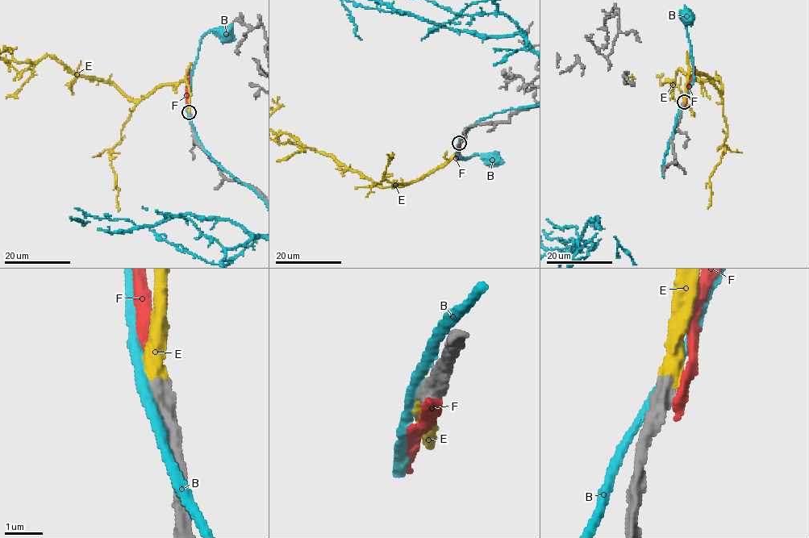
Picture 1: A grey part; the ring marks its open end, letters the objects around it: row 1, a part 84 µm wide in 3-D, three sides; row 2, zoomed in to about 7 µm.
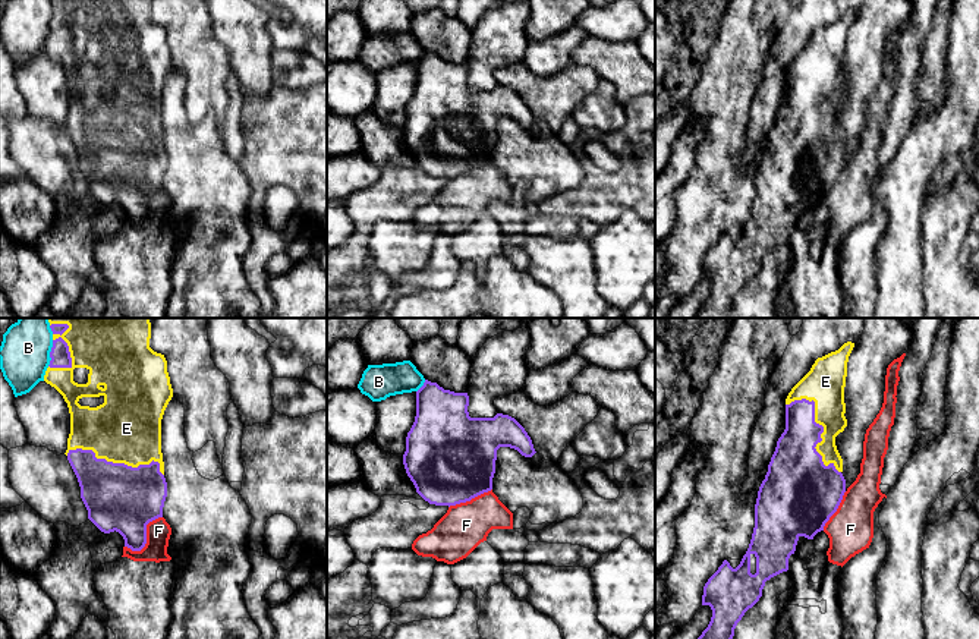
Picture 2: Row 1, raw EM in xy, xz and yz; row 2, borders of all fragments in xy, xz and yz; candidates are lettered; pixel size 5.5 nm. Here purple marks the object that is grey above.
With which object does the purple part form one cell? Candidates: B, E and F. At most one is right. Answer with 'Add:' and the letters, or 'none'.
Add: E

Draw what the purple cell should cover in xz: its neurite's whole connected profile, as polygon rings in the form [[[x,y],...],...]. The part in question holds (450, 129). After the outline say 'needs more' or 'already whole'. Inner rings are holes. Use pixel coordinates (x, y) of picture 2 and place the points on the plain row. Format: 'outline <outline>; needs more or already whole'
outline [[[425,51],[416,63],[416,88],[406,108],[403,136],[416,164],[429,176],[456,177],[492,161],[497,122],[510,119],[525,129],[536,123],[525,100],[511,88],[470,89],[468,64],[444,62]]]; already whole

